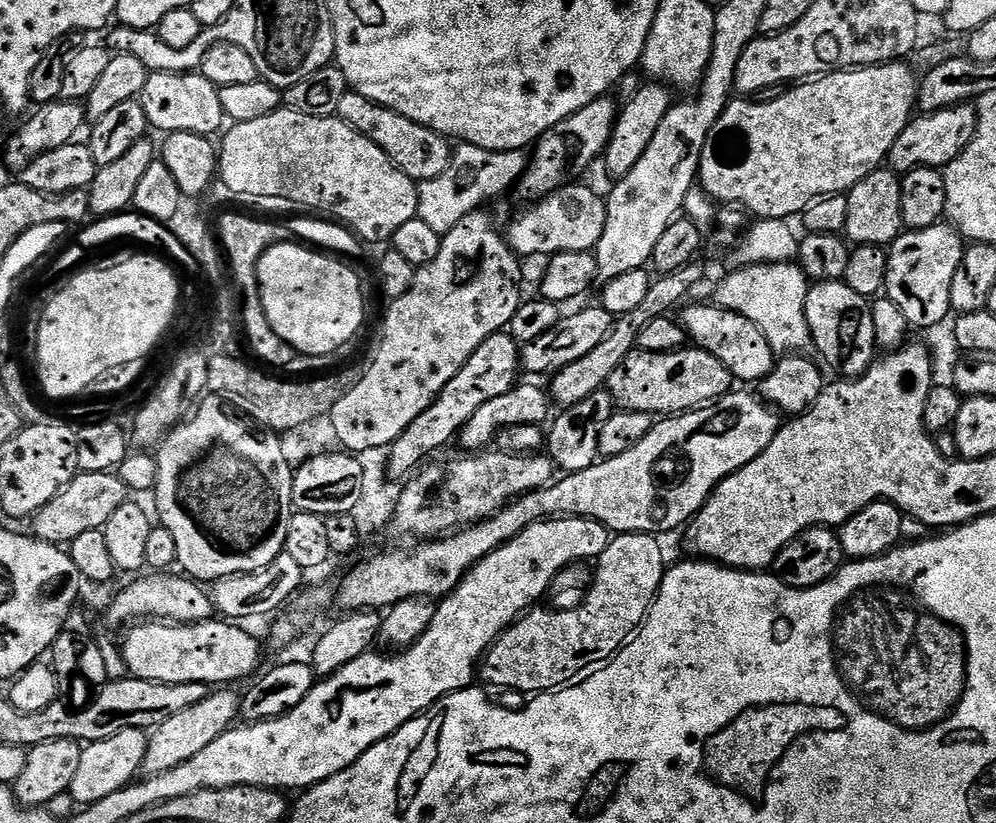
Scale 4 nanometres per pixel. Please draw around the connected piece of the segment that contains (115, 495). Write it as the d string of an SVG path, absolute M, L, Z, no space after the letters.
M115 471L80 472L41 512L36 513L31 521L31 531L37 540L44 540L48 544L71 545L78 534L86 534L86 530L103 529L104 524L110 522L110 514L125 504L129 496L128 488Z

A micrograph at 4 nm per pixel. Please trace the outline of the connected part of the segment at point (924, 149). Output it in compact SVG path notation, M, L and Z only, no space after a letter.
M971 103L956 104L937 112L917 115L902 130L898 142L890 150L886 164L893 172L903 174L916 168L945 169L970 146L976 133L976 110Z

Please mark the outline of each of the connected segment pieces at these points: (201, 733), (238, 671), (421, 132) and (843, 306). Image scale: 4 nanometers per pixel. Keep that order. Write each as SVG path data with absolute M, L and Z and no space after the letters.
M212 690L198 706L190 706L190 710L182 710L174 714L174 718L166 718L157 728L151 729L148 737L148 750L142 769L145 777L157 776L166 770L174 770L174 766L182 766L182 762L190 762L194 754L206 750L214 738L228 731L237 723L240 716L241 693L236 690Z
M213 618L201 624L140 622L132 627L127 629L128 637L124 640L124 660L132 671L129 673L137 680L153 680L159 684L202 682L209 686L232 686L235 680L246 679L260 664L259 642L236 622Z
M348 91L338 105L336 116L358 130L358 134L370 138L370 142L374 142L374 146L378 146L378 150L382 150L386 158L390 158L390 162L394 162L394 166L402 169L412 180L421 182L438 178L451 164L454 148L449 137L438 134L362 94Z
M822 280L809 287L805 312L815 350L840 371L841 377L855 378L872 365L878 349L869 297L854 294L843 280Z

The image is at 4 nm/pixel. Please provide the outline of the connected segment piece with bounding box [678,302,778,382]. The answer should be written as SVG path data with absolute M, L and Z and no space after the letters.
M715 303L692 304L681 316L678 316L687 339L695 347L706 350L730 370L730 374L737 381L753 380L759 382L766 379L770 370L776 365L778 356L773 352L770 342L766 340L765 334L742 314L724 309Z

